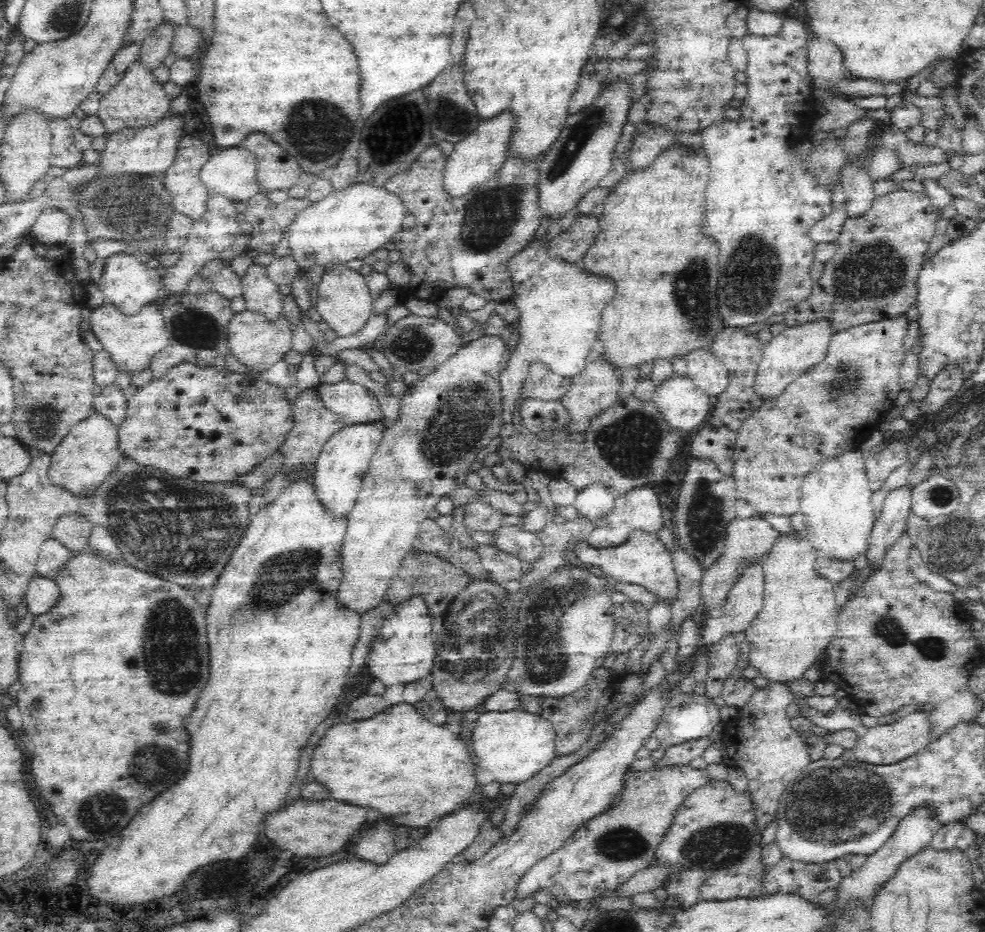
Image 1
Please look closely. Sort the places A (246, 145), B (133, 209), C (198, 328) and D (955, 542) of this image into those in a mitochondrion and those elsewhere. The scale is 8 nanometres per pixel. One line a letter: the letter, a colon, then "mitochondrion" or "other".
A: other
B: mitochondrion
C: mitochondrion
D: mitochondrion

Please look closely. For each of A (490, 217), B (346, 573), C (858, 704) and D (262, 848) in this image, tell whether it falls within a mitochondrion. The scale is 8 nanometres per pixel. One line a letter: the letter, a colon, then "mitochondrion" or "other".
A: mitochondrion
B: other
C: other
D: other

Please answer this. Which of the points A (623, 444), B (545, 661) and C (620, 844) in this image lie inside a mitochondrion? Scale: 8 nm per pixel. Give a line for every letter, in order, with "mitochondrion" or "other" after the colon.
A: mitochondrion
B: mitochondrion
C: mitochondrion

